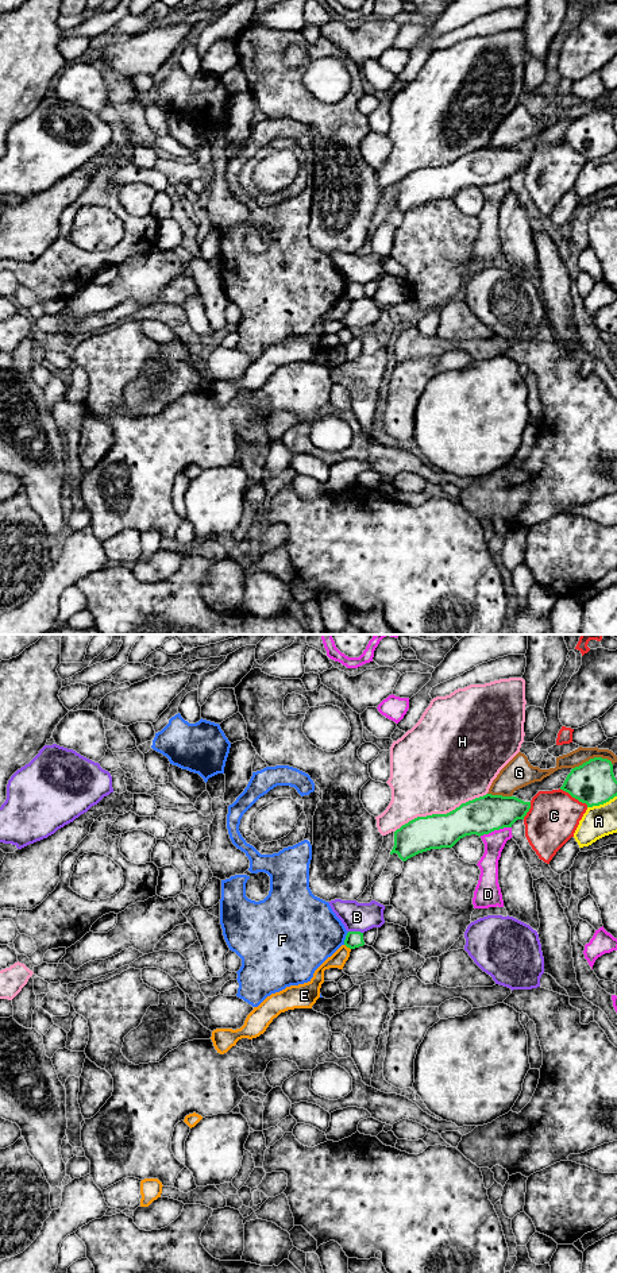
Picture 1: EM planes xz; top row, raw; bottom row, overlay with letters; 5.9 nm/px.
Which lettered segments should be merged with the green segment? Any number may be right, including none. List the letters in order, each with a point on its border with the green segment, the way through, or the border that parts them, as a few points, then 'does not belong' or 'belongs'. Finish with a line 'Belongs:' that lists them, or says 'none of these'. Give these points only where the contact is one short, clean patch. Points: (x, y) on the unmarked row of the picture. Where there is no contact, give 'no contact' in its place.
A: contact xz (601, 155); does not belong
B: contact xz (355, 284); does not belong
C: contact xz (574, 149); does not belong
D: contact xz (494, 181); does not belong
E: contact xz (347, 299); border xz (344, 296), (350, 301); does not belong
F: contact xz (346, 290); border xz (349, 284), (343, 296); does not belong
G: contact xz (592, 111); does not belong
H: contact xz (440, 166); does not belong
Belongs: none of these

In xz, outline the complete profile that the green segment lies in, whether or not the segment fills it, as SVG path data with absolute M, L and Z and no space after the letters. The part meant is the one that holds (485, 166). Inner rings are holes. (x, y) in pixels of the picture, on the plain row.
M486 146L466 155L447 166L432 166L417 169L394 184L394 198L390 207L397 205L402 213L431 202L452 200L460 190L471 186L483 188L504 180L512 180L517 171L524 171L531 161L531 154L516 148Z

